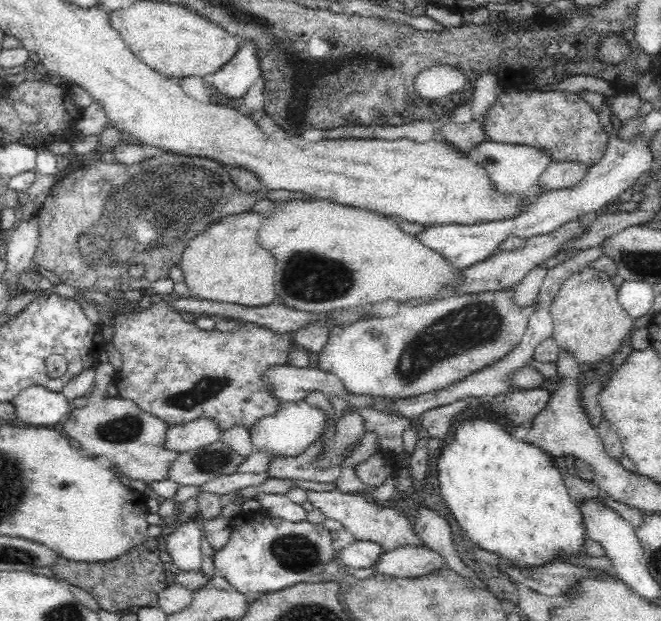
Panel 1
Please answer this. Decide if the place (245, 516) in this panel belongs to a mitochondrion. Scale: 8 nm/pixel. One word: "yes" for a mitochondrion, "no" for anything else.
no

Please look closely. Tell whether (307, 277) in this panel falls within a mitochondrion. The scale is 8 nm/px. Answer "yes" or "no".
yes

